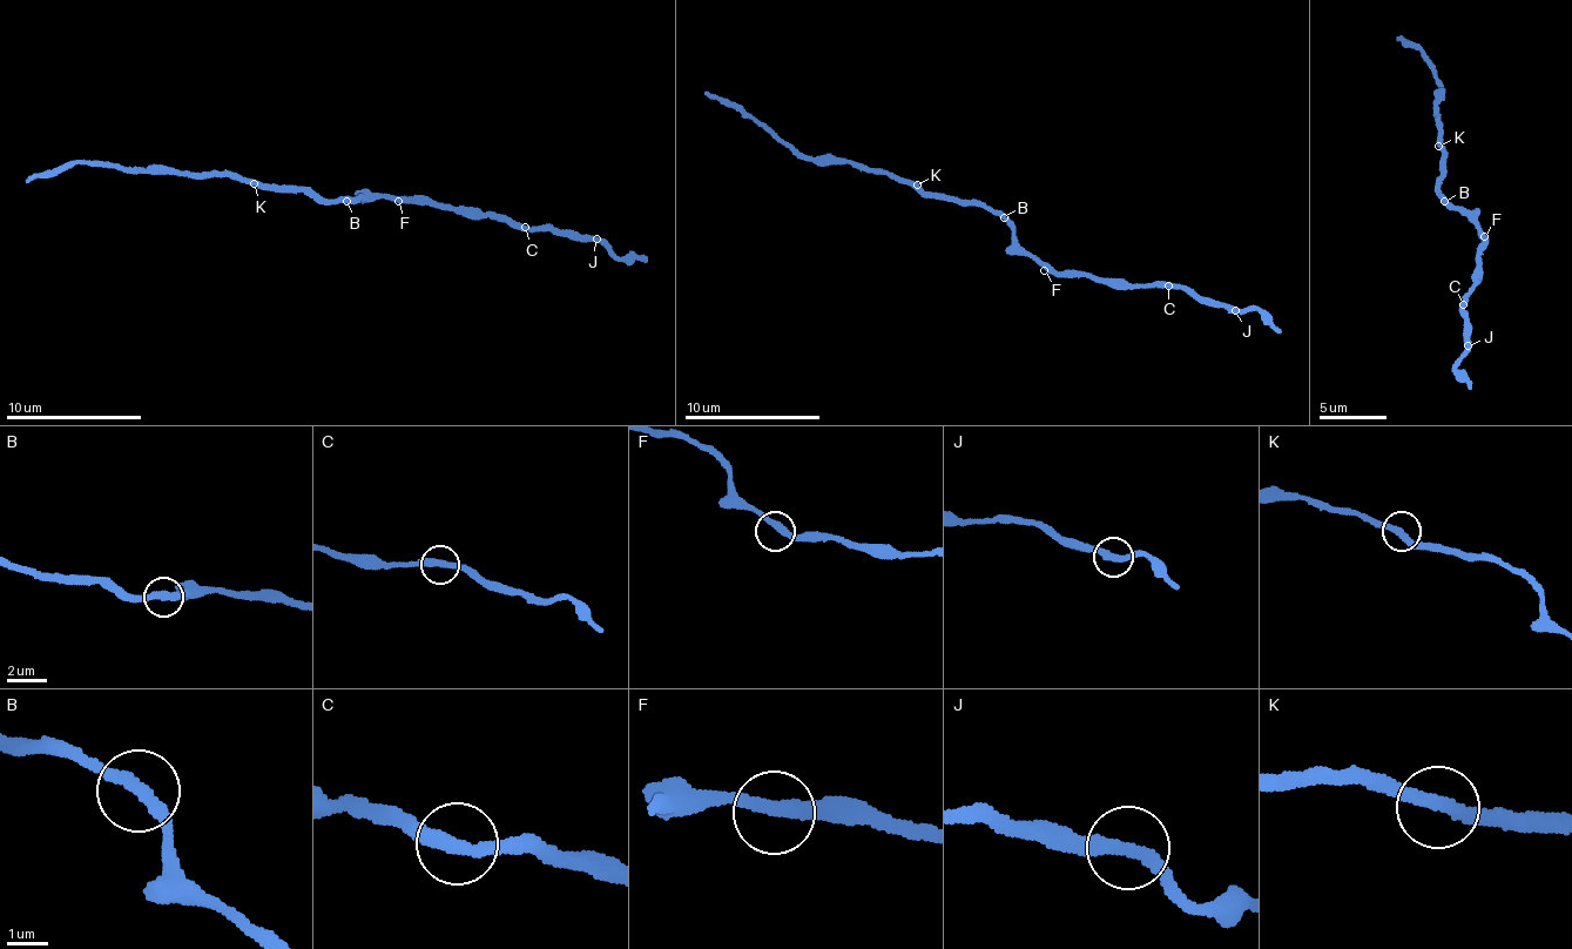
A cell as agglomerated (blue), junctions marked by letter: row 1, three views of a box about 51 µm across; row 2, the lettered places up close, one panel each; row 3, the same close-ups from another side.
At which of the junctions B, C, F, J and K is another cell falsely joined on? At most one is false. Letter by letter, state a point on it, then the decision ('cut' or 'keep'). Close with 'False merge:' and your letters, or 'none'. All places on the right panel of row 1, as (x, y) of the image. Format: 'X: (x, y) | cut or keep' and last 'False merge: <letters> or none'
B: (1444, 201) | keep
C: (1463, 304) | keep
F: (1484, 236) | keep
J: (1468, 345) | keep
K: (1438, 146) | keep
False merge: none

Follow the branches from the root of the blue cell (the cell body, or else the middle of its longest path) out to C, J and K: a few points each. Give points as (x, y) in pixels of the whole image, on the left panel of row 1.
C: (343, 200), (359, 195), (368, 199), (442, 202), (458, 209), (478, 210), (488, 217), (512, 219), (525, 227)
J: (343, 200), (359, 195), (442, 202), (528, 227), (598, 237)
K: (343, 200), (254, 183)

